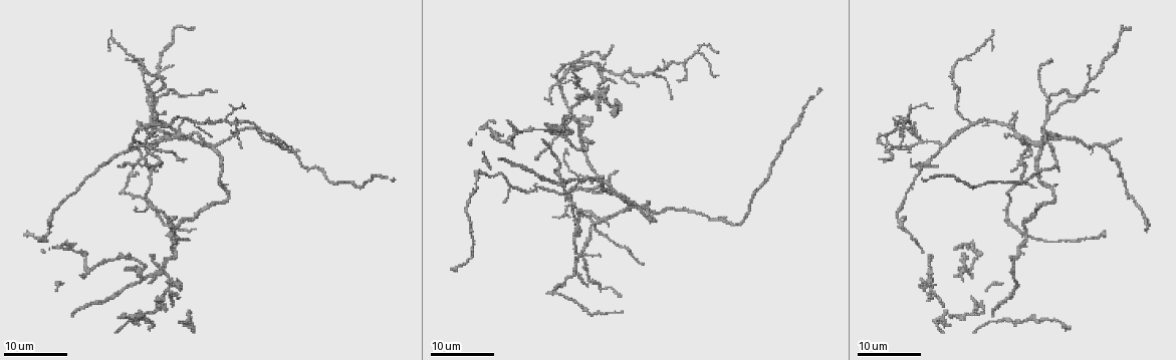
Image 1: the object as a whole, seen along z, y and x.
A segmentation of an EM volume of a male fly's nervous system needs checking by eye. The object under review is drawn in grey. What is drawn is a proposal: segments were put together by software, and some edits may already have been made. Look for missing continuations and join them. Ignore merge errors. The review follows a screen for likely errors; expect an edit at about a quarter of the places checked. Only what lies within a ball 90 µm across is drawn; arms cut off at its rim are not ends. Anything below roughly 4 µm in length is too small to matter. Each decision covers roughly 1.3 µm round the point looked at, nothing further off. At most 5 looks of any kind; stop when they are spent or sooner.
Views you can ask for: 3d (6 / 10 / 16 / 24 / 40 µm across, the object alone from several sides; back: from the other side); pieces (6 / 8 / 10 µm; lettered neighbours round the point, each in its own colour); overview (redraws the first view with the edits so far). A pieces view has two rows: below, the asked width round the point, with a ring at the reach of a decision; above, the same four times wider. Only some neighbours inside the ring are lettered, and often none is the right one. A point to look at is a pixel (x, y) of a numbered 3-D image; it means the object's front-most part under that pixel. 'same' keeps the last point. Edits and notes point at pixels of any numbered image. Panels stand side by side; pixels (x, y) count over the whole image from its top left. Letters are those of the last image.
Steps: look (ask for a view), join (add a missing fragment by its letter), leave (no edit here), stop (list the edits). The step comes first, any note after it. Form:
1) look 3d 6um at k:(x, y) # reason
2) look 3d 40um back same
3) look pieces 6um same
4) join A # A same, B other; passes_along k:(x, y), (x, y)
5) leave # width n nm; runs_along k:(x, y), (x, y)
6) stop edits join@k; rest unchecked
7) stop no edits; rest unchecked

look 3d 16um at 1:(1120, 141)

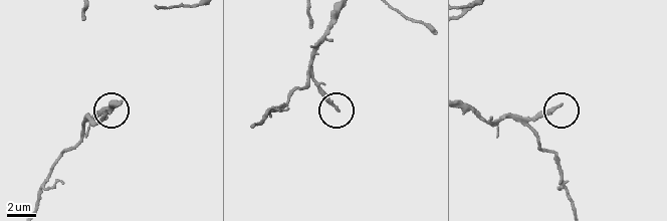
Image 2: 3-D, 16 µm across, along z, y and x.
look pieces 6um at 2:(560, 104)

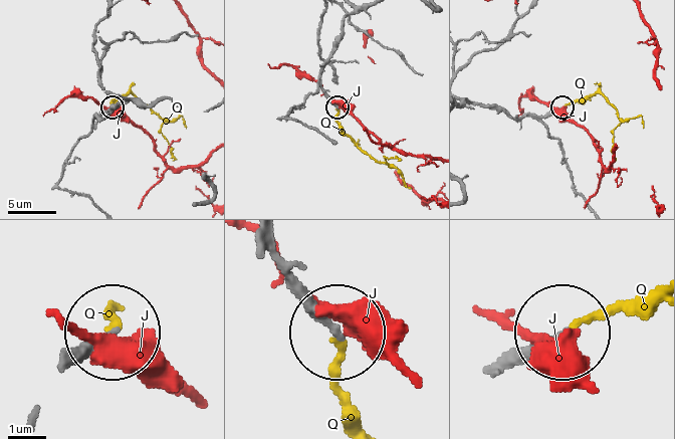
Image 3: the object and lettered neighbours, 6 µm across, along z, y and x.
join Q # J other, Q same; passes_along 3:(274, 240), (278, 265), (342, 346), (355, 419); the neuron continues

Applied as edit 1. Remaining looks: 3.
look 3d 24um at 1:(1015, 112) # an open end

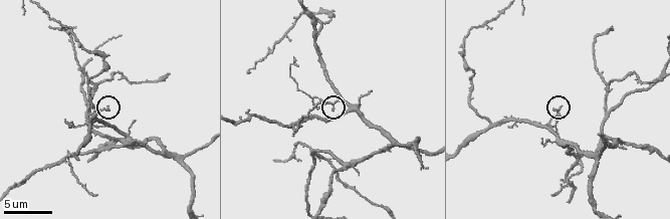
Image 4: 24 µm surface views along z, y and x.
look 3d 6um at 4:(106, 107) # closer look

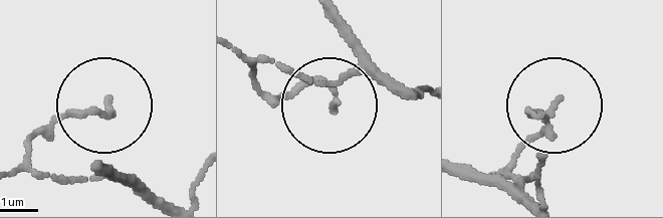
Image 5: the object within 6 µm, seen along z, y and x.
look pieces 10um at 5:(109, 99)

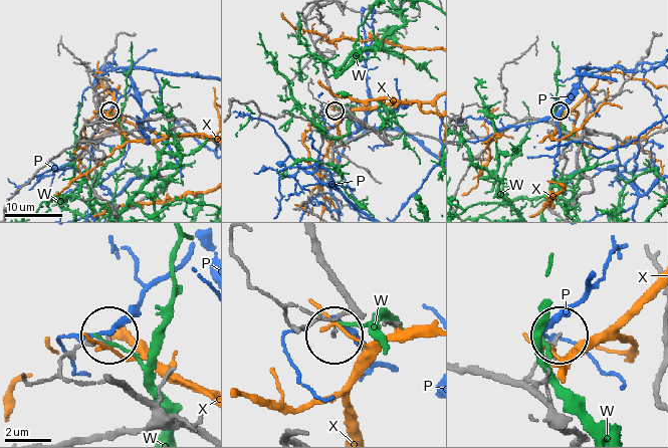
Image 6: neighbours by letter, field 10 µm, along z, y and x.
leave # width 120 nm; P other, W other, X other; no lettered fragment goes on from it

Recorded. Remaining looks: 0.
stop edits join@3; rest unchecked

